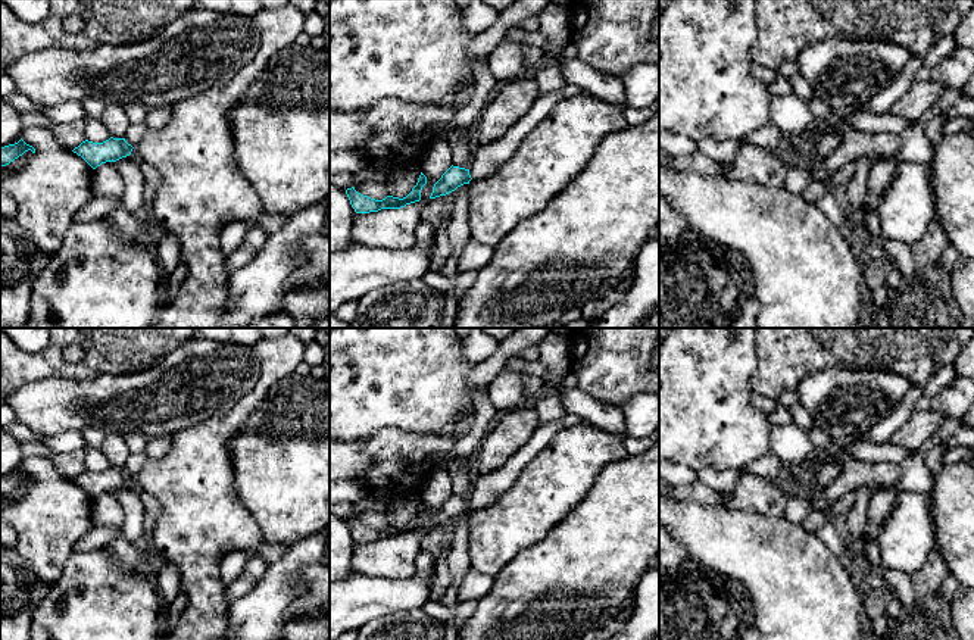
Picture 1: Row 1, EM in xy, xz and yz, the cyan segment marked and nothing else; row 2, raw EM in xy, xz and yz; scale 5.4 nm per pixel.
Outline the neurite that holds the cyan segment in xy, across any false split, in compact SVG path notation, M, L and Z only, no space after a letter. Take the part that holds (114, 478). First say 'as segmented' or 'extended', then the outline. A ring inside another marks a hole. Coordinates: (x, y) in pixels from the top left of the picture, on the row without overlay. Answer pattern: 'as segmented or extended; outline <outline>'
as segmented; outline M113 468L103 472L82 471L72 481L81 486L93 499L106 491L116 491L132 481L132 475L125 468Z

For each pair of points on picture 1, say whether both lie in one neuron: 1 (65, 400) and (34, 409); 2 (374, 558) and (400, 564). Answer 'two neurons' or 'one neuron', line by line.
1: one neuron
2: one neuron

